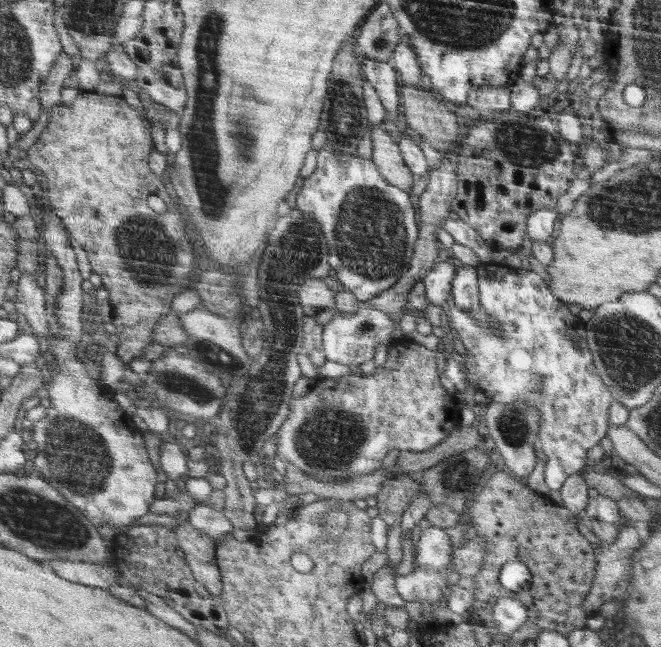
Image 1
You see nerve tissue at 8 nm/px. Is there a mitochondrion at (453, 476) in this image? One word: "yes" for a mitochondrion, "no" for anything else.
yes

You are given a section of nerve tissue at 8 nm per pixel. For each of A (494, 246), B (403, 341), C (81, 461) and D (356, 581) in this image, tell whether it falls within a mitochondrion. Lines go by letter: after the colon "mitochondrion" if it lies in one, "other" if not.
A: other
B: other
C: mitochondrion
D: other

